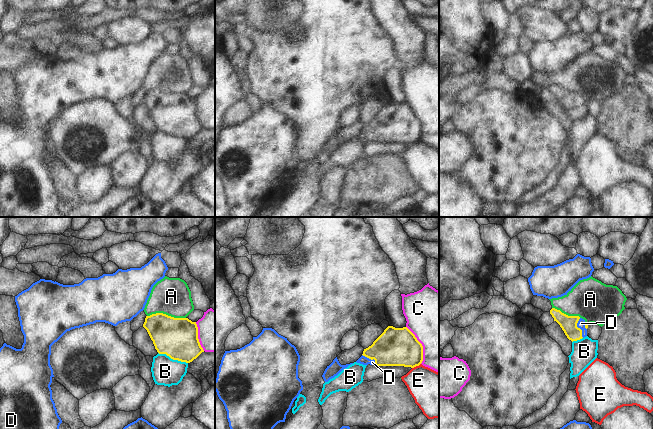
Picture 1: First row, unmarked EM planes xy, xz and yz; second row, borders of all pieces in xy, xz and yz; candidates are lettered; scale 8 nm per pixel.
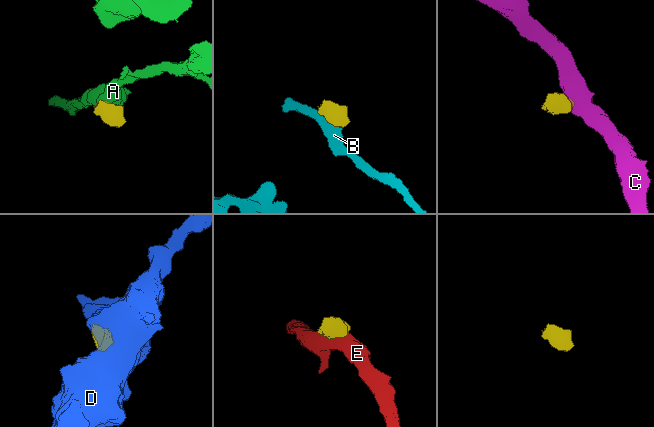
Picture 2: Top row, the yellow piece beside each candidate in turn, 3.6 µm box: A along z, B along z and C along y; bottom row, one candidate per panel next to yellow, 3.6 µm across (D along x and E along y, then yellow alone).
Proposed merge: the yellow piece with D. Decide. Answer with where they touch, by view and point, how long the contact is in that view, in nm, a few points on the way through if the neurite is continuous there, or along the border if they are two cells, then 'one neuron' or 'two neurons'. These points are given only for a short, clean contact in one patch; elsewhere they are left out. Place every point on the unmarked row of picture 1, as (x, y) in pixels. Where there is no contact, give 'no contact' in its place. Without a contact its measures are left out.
yz (579, 104) | 160 nm | across yz (568, 100), (579, 104), (581, 99) | one neuron

